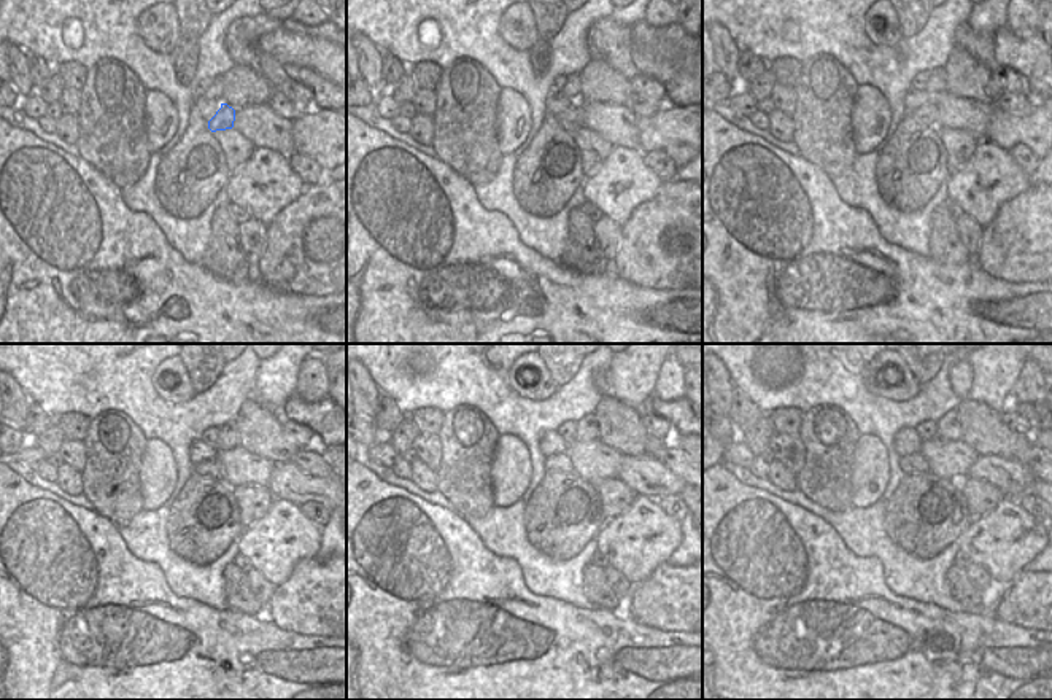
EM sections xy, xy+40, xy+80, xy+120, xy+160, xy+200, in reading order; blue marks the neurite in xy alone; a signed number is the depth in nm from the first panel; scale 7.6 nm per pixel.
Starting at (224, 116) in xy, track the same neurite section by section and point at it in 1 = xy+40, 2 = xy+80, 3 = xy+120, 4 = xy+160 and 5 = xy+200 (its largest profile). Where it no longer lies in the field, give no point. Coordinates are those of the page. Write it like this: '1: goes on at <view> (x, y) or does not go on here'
1: goes on at xy+40 (572, 120)
2: goes on at xy+80 (927, 115)
3: goes on at xy+120 (212, 470)
4: goes on at xy+160 (561, 463)
5: goes on at xy+200 (914, 463)

